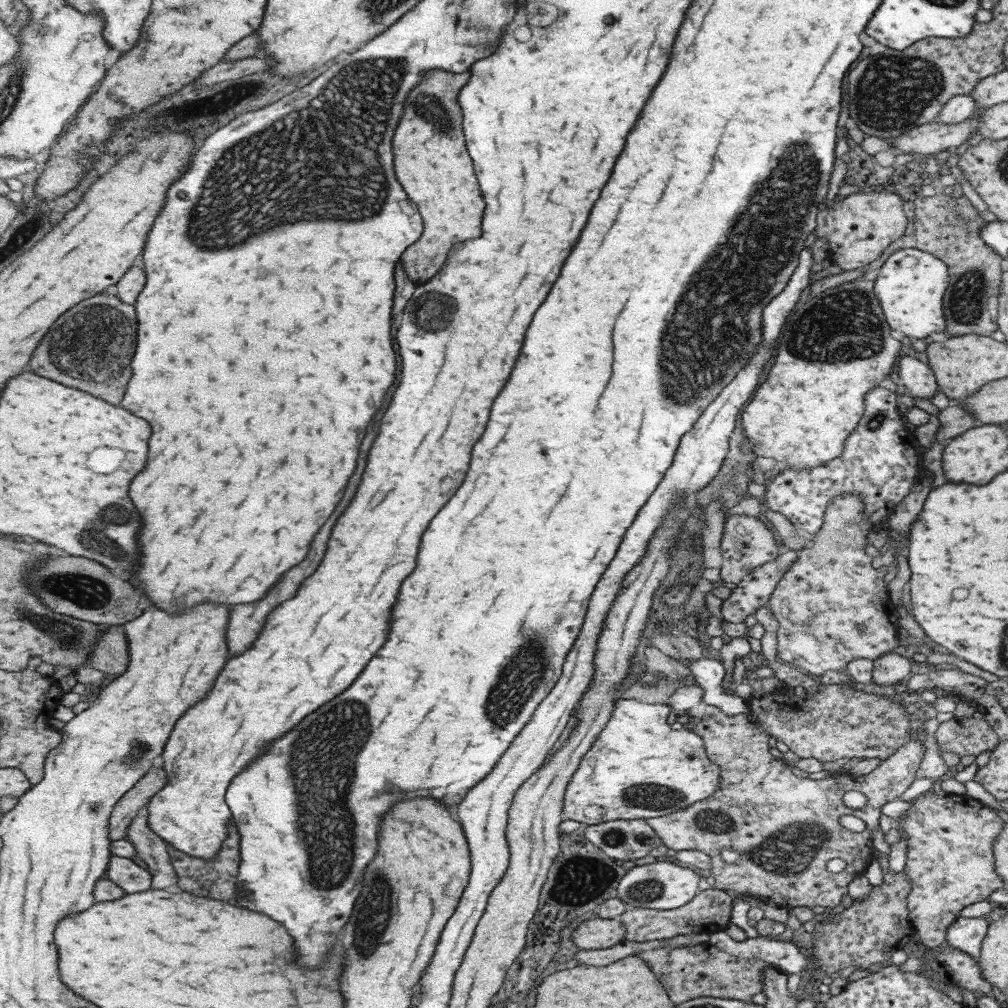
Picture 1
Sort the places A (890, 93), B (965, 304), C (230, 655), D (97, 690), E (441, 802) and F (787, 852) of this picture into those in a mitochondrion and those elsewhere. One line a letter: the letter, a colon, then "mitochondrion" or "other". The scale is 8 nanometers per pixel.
A: mitochondrion
B: mitochondrion
C: other
D: other
E: other
F: mitochondrion

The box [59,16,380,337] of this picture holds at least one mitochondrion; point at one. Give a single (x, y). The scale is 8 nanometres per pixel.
(222, 100)

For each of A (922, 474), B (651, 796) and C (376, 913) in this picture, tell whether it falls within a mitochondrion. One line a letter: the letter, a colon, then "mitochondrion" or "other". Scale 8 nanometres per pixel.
A: other
B: mitochondrion
C: mitochondrion

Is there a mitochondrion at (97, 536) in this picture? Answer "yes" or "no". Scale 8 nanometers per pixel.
yes

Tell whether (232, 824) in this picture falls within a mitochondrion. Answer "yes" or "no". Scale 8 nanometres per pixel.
no

